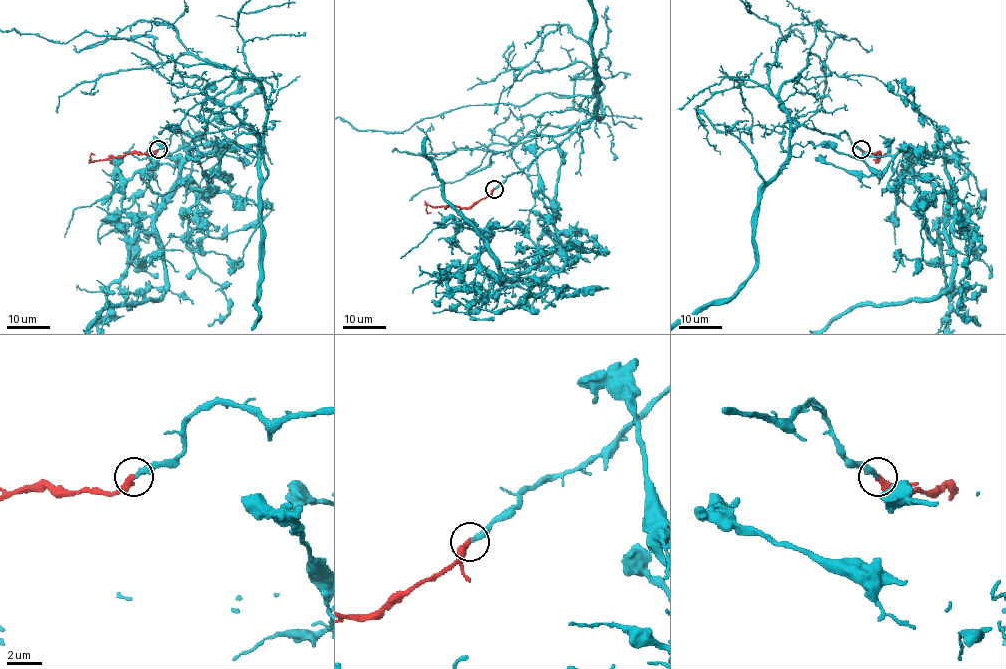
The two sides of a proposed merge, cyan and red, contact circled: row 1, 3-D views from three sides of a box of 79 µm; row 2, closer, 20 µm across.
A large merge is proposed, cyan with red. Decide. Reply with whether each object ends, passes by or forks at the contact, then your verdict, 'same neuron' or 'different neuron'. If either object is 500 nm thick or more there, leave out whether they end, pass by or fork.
cyan ends there; red ends there; same neuron

